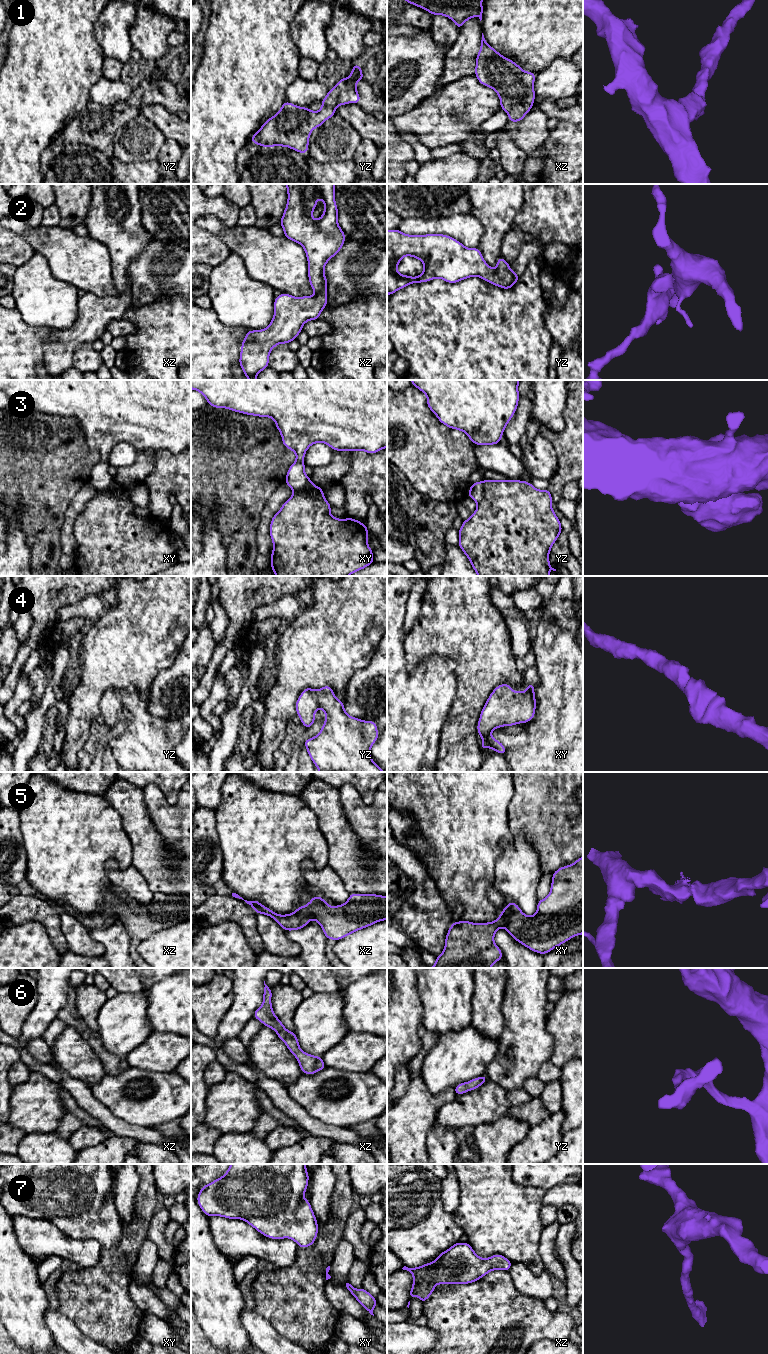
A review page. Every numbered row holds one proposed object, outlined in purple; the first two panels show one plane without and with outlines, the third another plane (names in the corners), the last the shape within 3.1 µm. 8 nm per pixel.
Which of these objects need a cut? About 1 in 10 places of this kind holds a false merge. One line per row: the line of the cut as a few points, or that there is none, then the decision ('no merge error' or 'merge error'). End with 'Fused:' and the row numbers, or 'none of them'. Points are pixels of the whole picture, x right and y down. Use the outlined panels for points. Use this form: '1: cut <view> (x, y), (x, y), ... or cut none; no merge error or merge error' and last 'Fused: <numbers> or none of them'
1: cut none; no merge error
2: cut none; no merge error
3: cut xy (321, 488), (314, 496), (308, 492), (294, 491); merge error
4: cut none; no merge error
5: cut none; no merge error
6: cut none; no merge error
7: cut none; no merge error
Fused: 3

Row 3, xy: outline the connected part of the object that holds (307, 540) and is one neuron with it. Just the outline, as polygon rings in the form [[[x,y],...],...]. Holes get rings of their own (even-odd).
[[[323,488],[313,497],[309,492],[294,492],[276,512],[270,522],[270,537],[273,542],[271,569],[276,576],[349,576],[374,563],[373,551],[367,540],[367,526],[353,518],[338,519],[331,515],[332,505],[326,500]]]

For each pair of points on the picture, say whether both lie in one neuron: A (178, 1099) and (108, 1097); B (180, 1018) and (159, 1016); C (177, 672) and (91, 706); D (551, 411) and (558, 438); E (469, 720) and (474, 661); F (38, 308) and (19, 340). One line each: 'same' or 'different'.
A: same
B: same
C: different
D: different
E: same
F: different

